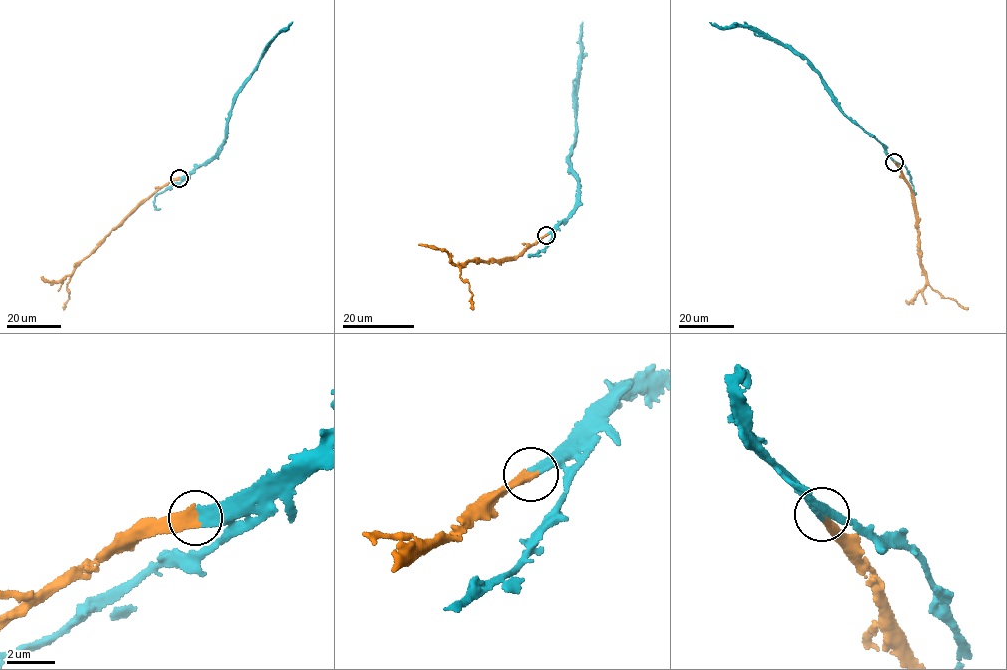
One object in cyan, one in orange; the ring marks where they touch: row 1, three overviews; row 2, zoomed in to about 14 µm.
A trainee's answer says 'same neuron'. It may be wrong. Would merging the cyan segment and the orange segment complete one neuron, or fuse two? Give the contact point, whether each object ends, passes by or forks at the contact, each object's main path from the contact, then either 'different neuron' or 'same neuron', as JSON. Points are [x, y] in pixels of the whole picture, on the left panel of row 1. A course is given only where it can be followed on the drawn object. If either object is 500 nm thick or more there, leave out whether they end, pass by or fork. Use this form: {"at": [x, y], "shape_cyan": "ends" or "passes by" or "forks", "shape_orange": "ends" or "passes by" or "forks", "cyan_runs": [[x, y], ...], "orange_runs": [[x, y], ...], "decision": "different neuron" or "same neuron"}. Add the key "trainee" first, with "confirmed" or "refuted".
{"trainee": "confirmed", "at": [179, 178], "shape_cyan": "ends", "shape_orange": "ends", "cyan_runs": [[179, 179], [222, 148], [234, 97], [270, 41], [292, 22]], "orange_runs": [[178, 178], [162, 186], [76, 267], [67, 283], [69, 293], [64, 309]], "decision": "same neuron"}

